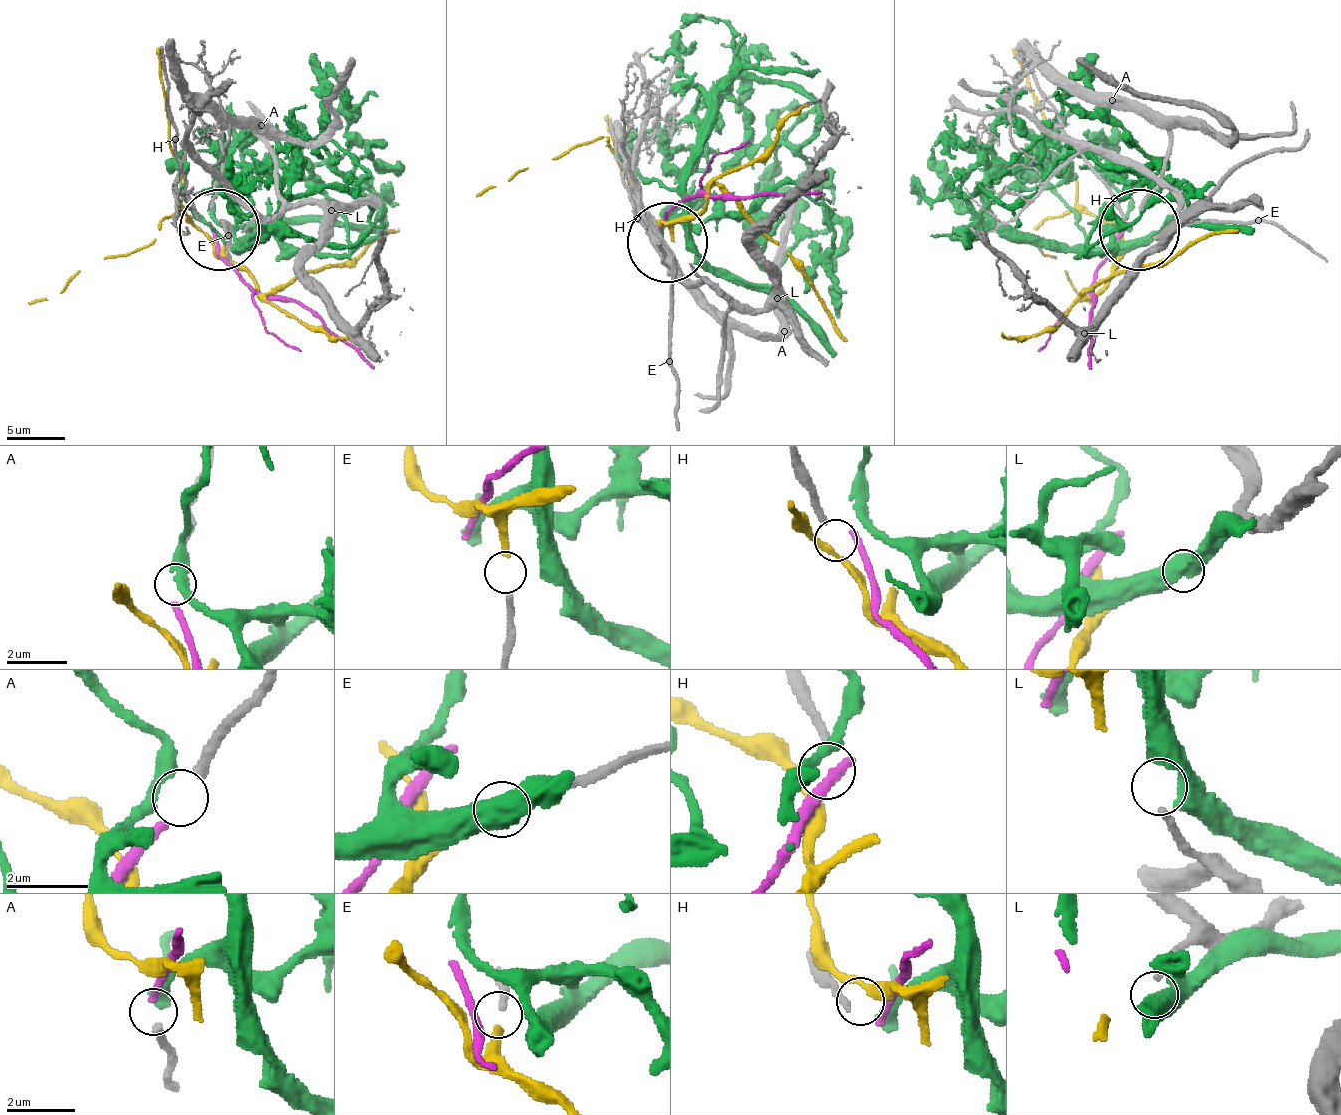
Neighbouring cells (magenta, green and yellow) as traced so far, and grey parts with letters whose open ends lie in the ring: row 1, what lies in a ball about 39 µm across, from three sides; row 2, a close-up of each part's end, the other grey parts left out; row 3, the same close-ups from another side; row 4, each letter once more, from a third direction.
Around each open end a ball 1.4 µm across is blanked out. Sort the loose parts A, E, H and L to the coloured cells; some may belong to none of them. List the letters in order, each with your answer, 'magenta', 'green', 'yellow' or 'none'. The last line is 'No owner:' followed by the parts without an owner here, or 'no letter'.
A: magenta
E: yellow
H: none
L: none
No owner: H, L

